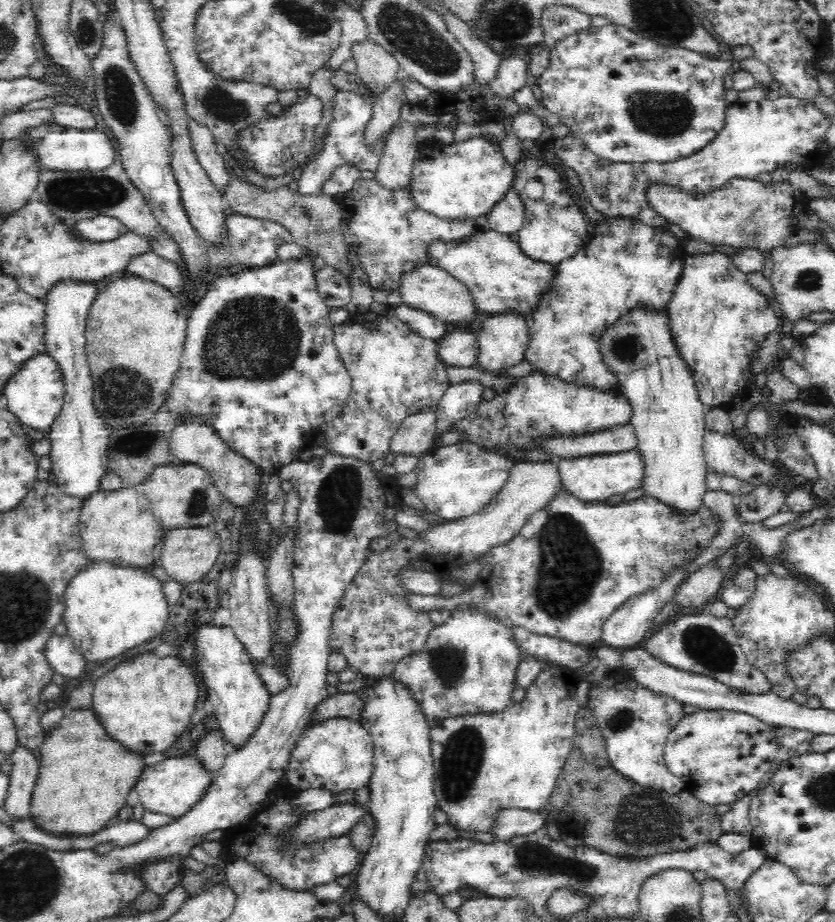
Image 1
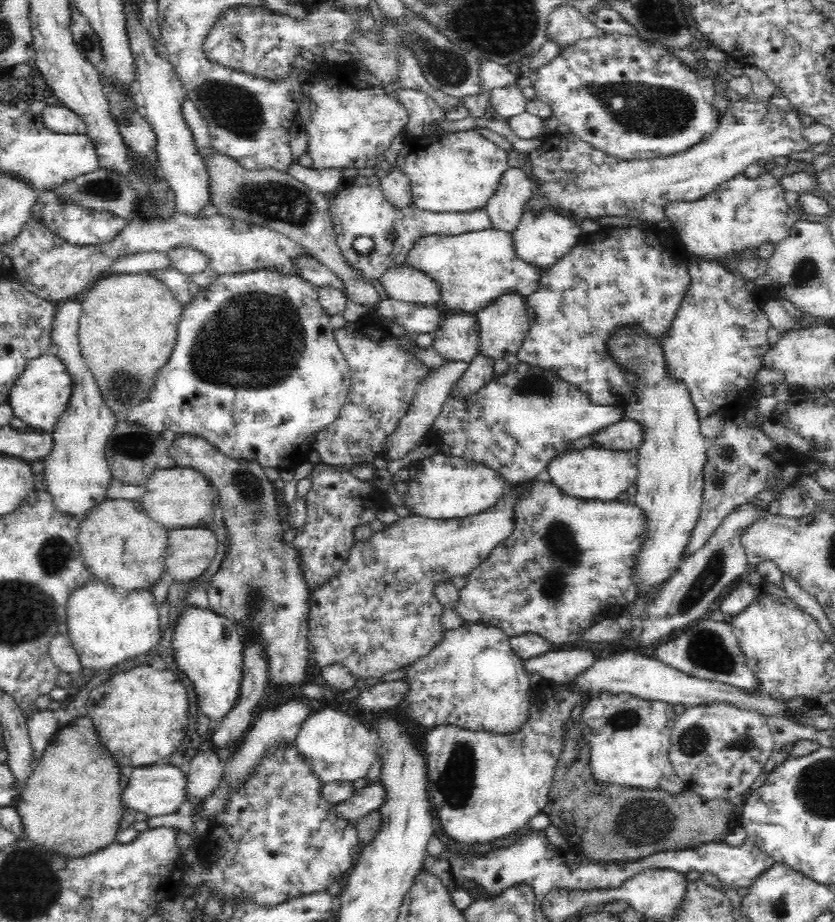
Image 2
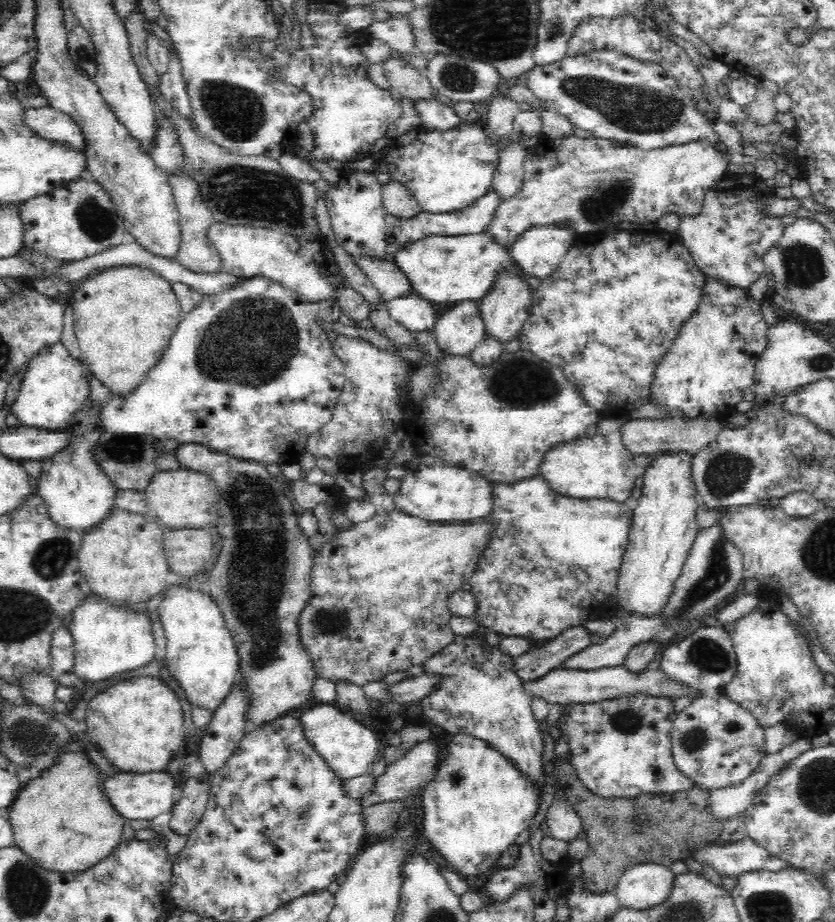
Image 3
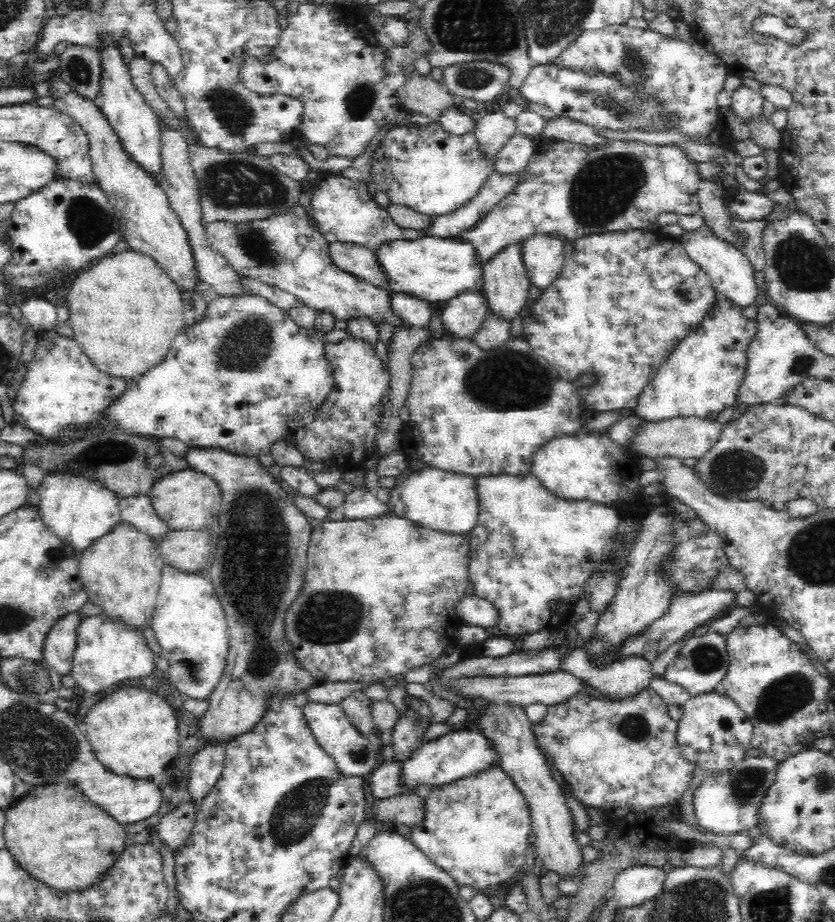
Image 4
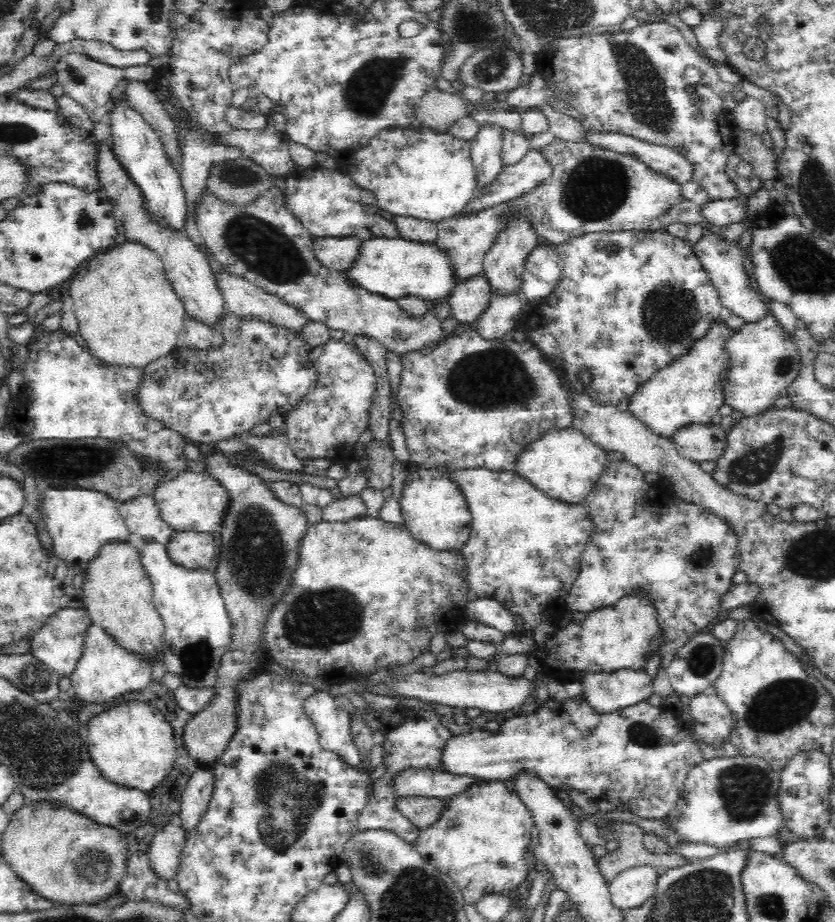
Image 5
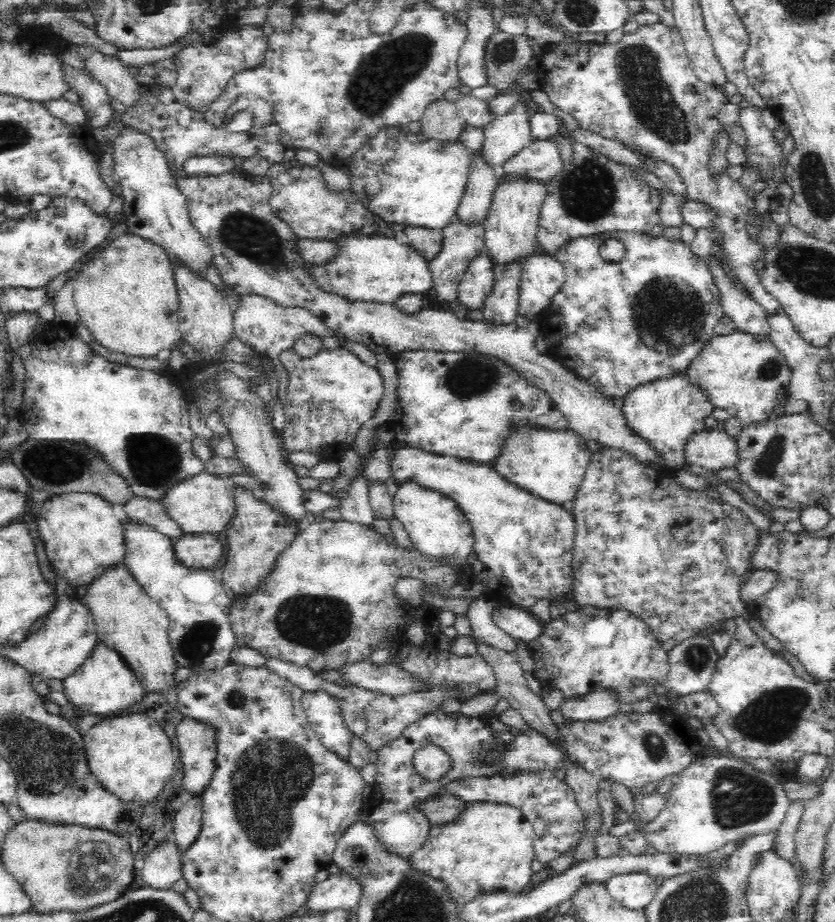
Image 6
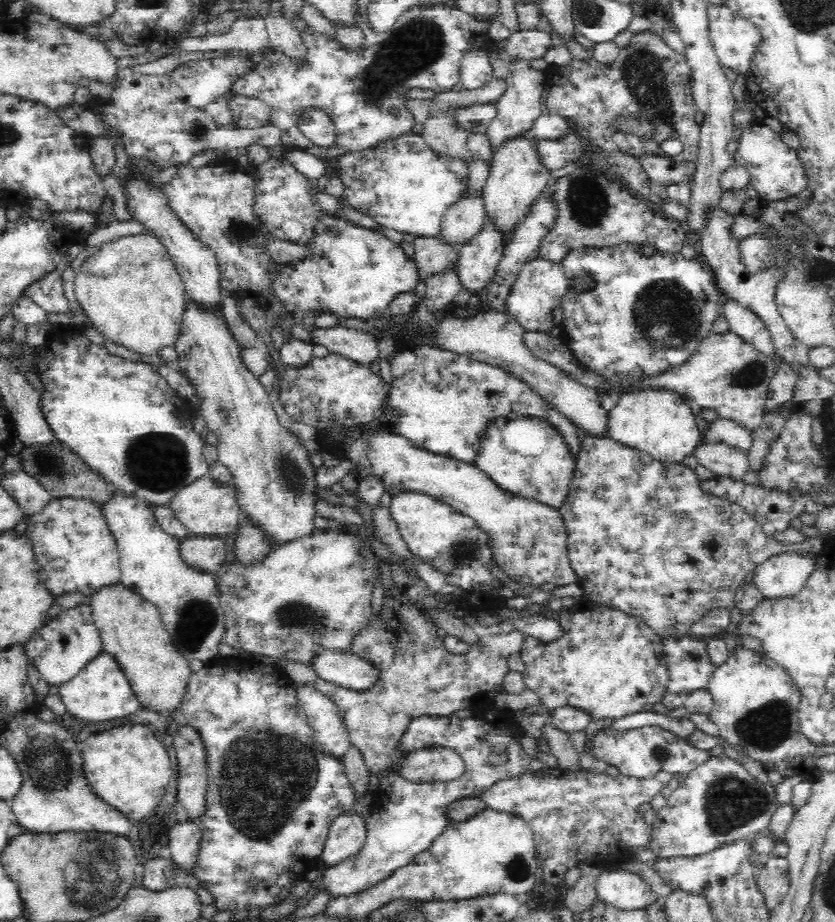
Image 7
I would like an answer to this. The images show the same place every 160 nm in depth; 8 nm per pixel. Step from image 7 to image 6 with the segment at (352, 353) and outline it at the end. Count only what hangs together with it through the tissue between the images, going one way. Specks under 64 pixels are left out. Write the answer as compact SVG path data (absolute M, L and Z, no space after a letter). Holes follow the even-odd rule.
M244 296L238 300L238 308L233 312L233 329L235 338L244 344L250 345L255 351L276 358L282 351L291 350L295 342L304 334L311 334L318 340L334 338L340 347L346 346L346 342L352 342L350 337L332 330L315 315L301 307L285 308L276 306L270 299L262 296Z

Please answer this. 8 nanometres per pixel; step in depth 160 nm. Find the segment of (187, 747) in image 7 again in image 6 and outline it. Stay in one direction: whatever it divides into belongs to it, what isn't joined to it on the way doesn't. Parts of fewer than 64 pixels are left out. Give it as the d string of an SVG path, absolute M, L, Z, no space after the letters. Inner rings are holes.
M183 718L176 726L176 741L183 766L182 787L191 798L200 797L211 782L215 769L213 729L196 720Z

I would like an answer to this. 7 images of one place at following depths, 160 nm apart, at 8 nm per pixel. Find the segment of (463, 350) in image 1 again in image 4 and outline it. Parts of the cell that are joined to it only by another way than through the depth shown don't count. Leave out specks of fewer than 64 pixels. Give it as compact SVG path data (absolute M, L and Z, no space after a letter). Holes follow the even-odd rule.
M481 289L465 290L446 302L442 324L452 338L470 338L490 314L489 305Z

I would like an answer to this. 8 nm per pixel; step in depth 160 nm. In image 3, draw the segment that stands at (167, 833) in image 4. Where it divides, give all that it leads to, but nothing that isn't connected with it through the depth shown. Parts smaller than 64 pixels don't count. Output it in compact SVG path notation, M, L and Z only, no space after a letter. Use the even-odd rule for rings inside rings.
M203 772L198 778L191 779L180 800L171 808L169 827L174 834L186 836L200 822L207 805L210 777Z

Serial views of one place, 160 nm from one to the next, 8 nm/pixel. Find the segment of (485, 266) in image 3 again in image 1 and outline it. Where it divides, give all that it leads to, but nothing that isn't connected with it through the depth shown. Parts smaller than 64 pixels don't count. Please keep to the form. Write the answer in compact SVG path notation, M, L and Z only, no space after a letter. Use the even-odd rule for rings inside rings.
M490 229L465 237L460 242L430 242L426 246L426 263L444 270L469 292L478 312L500 314L514 310L528 314L552 284L554 266L526 257L513 236Z

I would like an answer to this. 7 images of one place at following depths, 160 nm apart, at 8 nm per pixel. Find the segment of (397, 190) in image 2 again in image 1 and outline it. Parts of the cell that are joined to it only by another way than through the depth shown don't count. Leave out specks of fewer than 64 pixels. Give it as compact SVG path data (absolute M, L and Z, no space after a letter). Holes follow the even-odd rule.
M397 122L384 144L384 152L375 181L386 190L409 188L414 157L417 155L416 127L407 122Z

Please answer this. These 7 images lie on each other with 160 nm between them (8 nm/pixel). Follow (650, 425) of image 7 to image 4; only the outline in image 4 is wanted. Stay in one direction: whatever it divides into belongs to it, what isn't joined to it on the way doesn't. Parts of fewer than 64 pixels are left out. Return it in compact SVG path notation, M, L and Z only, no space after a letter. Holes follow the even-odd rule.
M719 297L708 317L672 350L653 380L642 389L635 415L650 423L678 417L714 421L722 410L737 402L737 390L745 376L745 348L755 331L755 320L742 318L742 311Z

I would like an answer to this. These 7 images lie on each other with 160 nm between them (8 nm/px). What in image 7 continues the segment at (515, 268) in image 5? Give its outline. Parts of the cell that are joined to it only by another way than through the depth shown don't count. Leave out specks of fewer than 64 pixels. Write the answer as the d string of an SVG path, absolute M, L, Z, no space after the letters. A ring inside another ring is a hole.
M530 130L501 142L493 150L489 176L481 197L485 213L491 219L496 220L505 235L510 236L515 224L524 216L527 208L533 204L535 198L552 180L551 170L542 162L538 146L539 140Z

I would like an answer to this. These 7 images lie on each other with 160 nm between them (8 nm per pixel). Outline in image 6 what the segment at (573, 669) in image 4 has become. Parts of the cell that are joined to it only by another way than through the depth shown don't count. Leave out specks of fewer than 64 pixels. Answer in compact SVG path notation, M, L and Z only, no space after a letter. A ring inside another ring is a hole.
M596 690L578 698L564 701L560 712L571 723L591 722L609 718L618 713L620 704L607 690Z

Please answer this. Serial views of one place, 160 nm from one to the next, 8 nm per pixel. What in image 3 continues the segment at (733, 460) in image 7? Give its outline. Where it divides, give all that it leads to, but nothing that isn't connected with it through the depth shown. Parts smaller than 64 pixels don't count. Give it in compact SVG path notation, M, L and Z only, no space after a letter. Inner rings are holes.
M643 418L632 419L624 424L622 429L622 442L624 446L636 456L670 456L670 454L687 454L696 456L698 450L712 444L716 440L723 426L718 420L698 418Z

